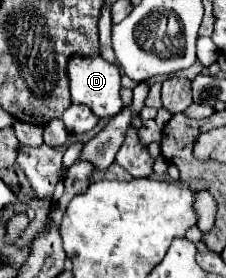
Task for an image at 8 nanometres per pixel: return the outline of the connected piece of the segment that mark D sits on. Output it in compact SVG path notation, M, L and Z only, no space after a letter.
M71 58L69 60L69 78L71 78L71 102L85 104L93 110L97 118L113 118L123 110L123 100L119 96L121 90L121 76L119 68L97 58Z

